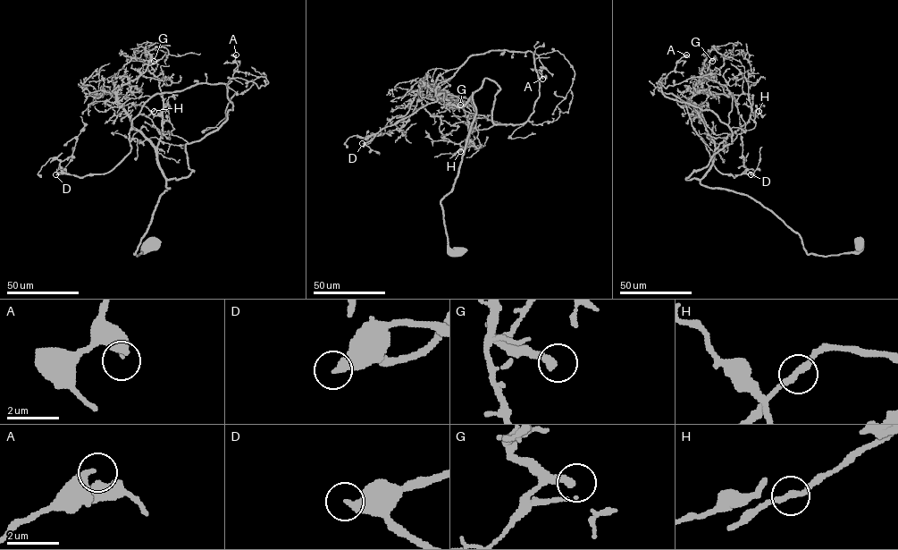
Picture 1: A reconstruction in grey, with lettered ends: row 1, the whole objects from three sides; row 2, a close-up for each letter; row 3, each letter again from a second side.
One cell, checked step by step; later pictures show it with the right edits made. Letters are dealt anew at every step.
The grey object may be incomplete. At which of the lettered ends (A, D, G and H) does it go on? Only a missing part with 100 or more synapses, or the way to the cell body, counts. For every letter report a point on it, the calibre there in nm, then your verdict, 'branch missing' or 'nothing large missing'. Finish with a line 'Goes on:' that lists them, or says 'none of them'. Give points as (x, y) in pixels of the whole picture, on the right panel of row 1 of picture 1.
A: place (686, 54); calibre 320 nm; nothing large missing
D: place (751, 174); calibre 440 nm; nothing large missing
G: place (712, 61); calibre 300 nm; nothing large missing
H: place (759, 111); calibre 200 nm; nothing large missing
Goes on: none of them

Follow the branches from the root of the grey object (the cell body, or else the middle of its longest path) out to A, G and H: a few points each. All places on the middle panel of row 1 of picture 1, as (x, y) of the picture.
A: (457, 252), (440, 200), (472, 93), (492, 80), (492, 122), (522, 124), (539, 96), (533, 53), (542, 79)
G: (457, 252), (440, 200), (454, 185), (475, 108), (472, 92), (457, 107), (423, 84), (460, 105)
H: (457, 252), (448, 246), (440, 200), (452, 190), (475, 113), (472, 92), (463, 106), (468, 143), (460, 151)

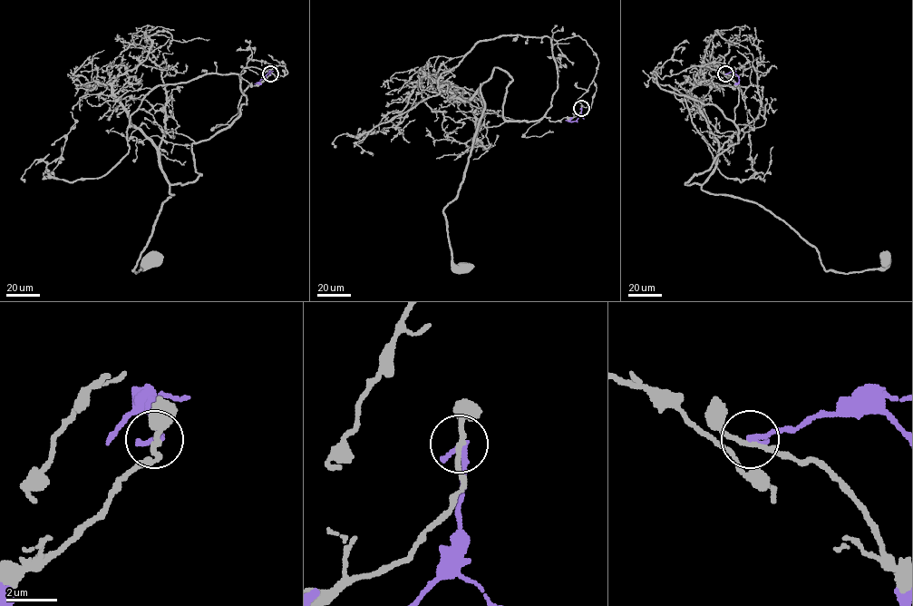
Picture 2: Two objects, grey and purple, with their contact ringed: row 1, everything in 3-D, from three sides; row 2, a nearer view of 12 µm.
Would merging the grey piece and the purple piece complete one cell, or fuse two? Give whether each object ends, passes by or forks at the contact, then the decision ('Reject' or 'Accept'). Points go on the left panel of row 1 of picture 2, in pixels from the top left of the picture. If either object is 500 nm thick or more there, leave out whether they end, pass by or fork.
At the ring grey passes by. At the ring purple ends. Reject

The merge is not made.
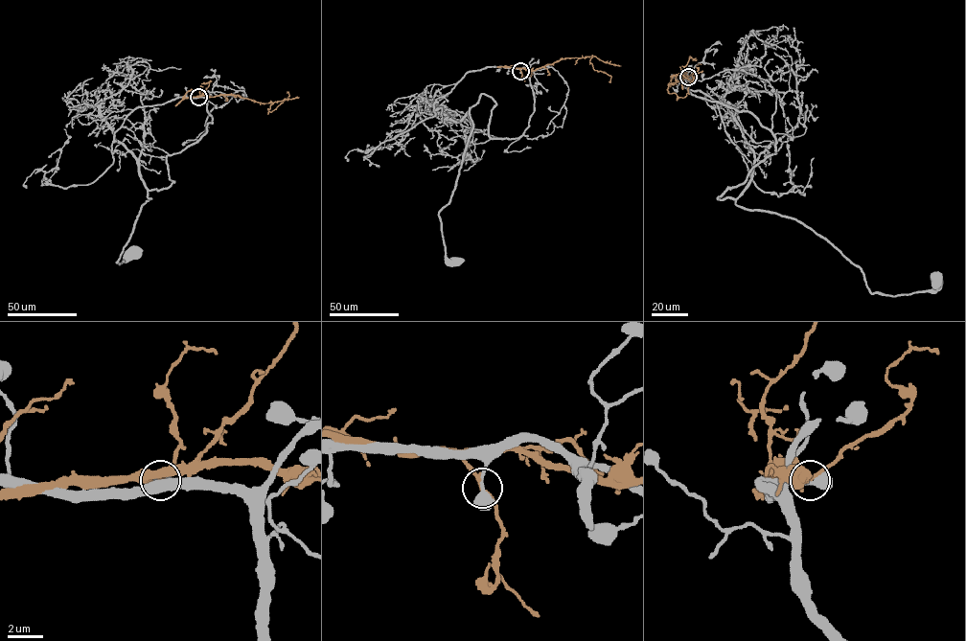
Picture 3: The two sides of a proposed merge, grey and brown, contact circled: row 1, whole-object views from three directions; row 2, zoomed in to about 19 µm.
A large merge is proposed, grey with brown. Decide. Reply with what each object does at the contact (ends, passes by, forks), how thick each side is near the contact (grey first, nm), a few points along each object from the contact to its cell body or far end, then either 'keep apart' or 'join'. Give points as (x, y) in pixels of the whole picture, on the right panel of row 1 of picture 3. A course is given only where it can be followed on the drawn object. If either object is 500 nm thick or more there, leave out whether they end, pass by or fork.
grey passes by | brown passes by | 380/180 nm | grey via (688, 78), (775, 139), (717, 198), (811, 227), (871, 293), (937, 279) | brown via (688, 78), (674, 75), (668, 92), (684, 97), (694, 78), (701, 72) | keep apart

